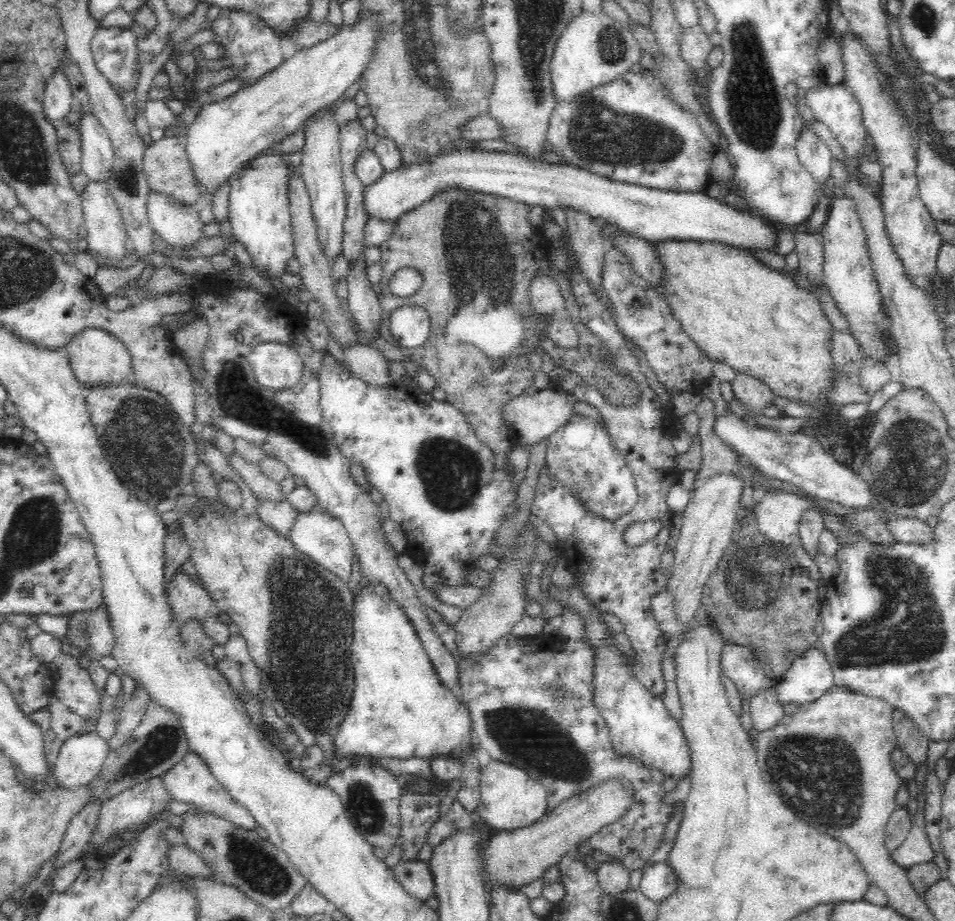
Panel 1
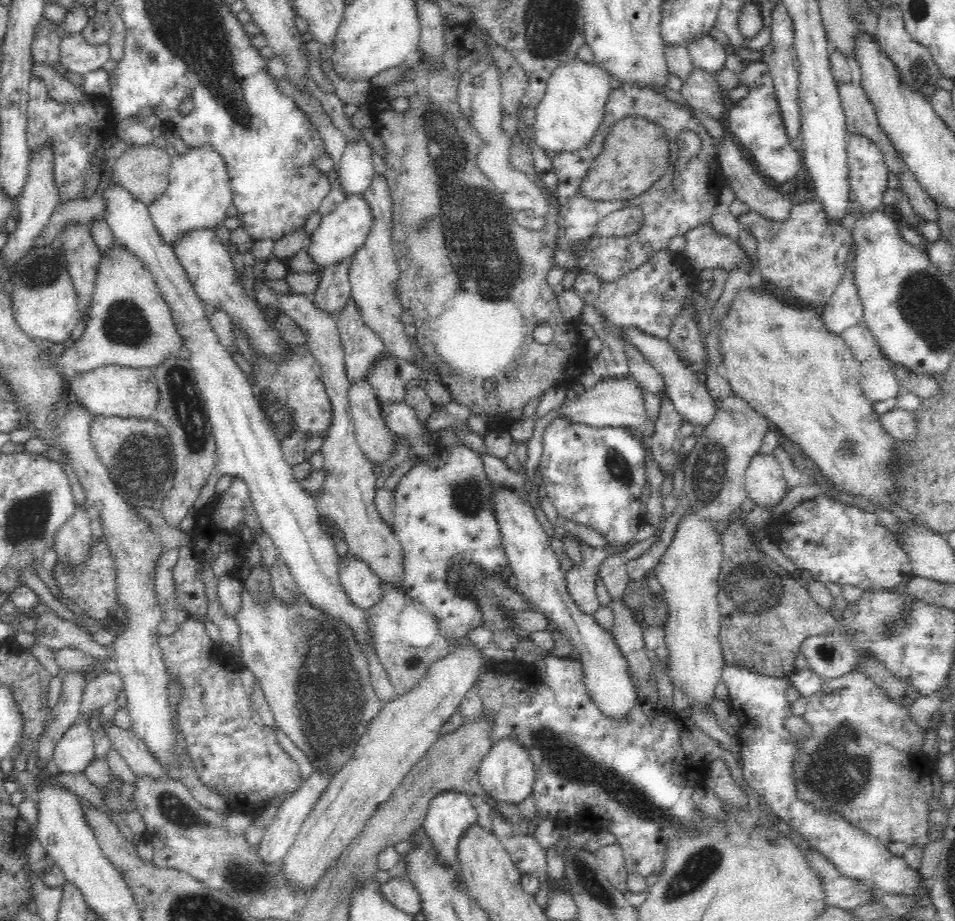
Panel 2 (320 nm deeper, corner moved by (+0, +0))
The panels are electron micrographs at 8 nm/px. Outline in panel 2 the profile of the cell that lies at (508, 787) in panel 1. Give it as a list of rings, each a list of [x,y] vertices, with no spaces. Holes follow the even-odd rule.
[[[506,740],[492,745],[489,753],[482,758],[477,772],[483,789],[498,802],[520,804],[534,791],[536,769],[528,753],[517,744]]]

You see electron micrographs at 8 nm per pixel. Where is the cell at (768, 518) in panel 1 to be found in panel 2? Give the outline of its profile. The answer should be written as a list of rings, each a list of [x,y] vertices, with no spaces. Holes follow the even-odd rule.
[[[758,454],[750,462],[745,476],[747,498],[762,510],[774,510],[791,492],[784,472],[774,454]]]

